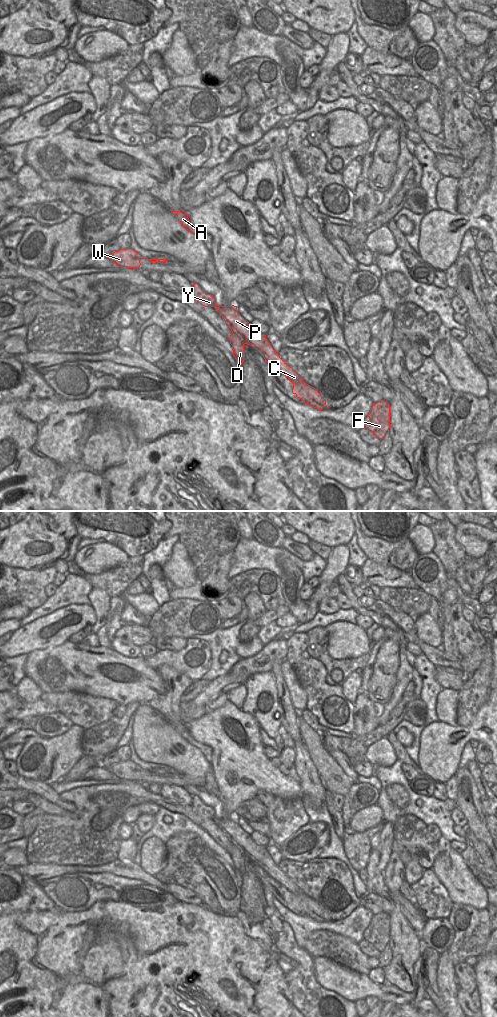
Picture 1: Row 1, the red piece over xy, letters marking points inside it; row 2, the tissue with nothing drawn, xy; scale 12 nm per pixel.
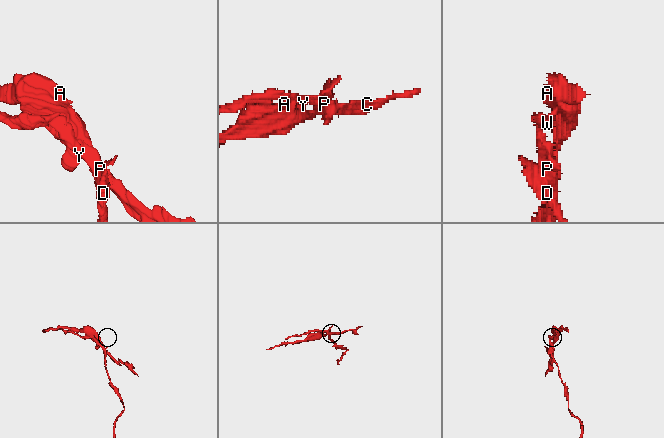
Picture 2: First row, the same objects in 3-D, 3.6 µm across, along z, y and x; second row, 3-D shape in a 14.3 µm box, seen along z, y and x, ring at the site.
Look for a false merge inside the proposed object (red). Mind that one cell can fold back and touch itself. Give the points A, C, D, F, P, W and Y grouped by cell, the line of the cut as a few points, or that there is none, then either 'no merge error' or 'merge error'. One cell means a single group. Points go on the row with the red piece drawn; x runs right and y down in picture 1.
A C F P W Y / D | xy (232, 331), (245, 343) | merge error

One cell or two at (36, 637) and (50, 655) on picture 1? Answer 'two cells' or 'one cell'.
two cells

